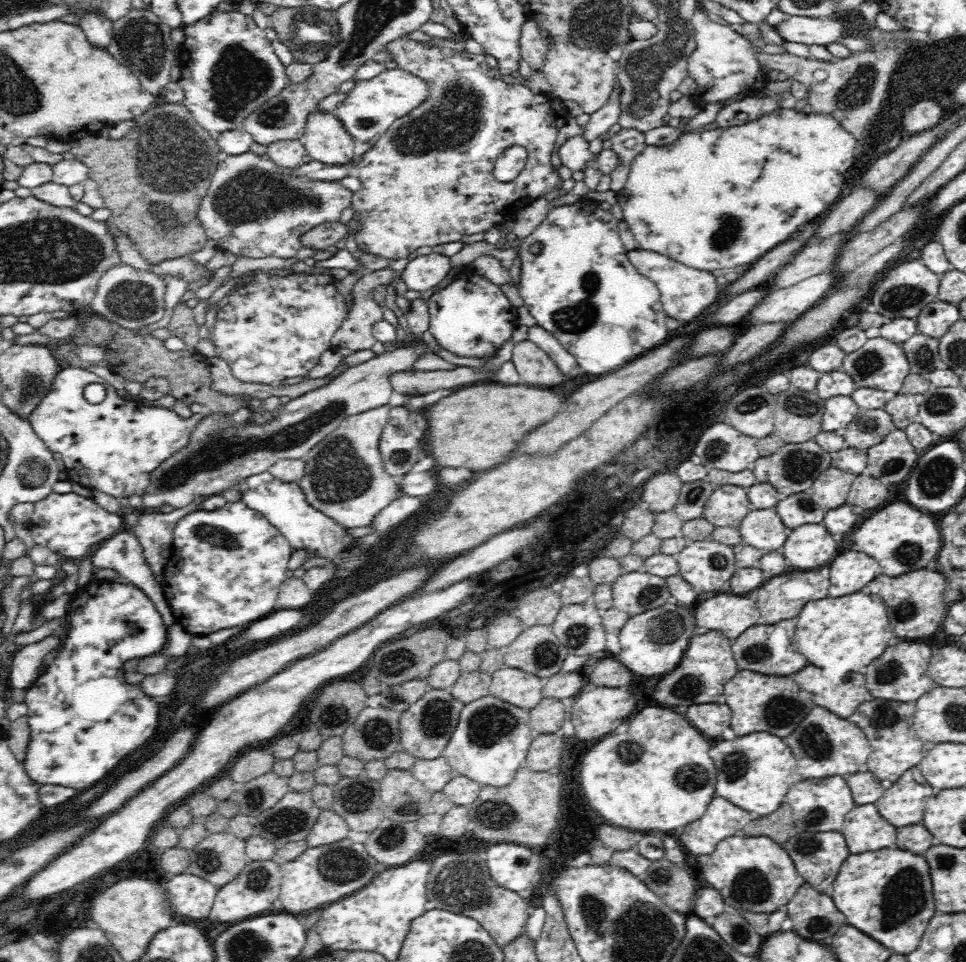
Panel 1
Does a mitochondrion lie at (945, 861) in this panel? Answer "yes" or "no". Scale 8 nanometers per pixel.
yes

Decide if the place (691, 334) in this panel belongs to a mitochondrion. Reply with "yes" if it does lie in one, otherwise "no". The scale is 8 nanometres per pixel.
no

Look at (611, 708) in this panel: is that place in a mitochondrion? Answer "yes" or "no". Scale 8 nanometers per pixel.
no

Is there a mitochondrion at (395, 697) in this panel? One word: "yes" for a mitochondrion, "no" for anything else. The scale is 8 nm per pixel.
yes

